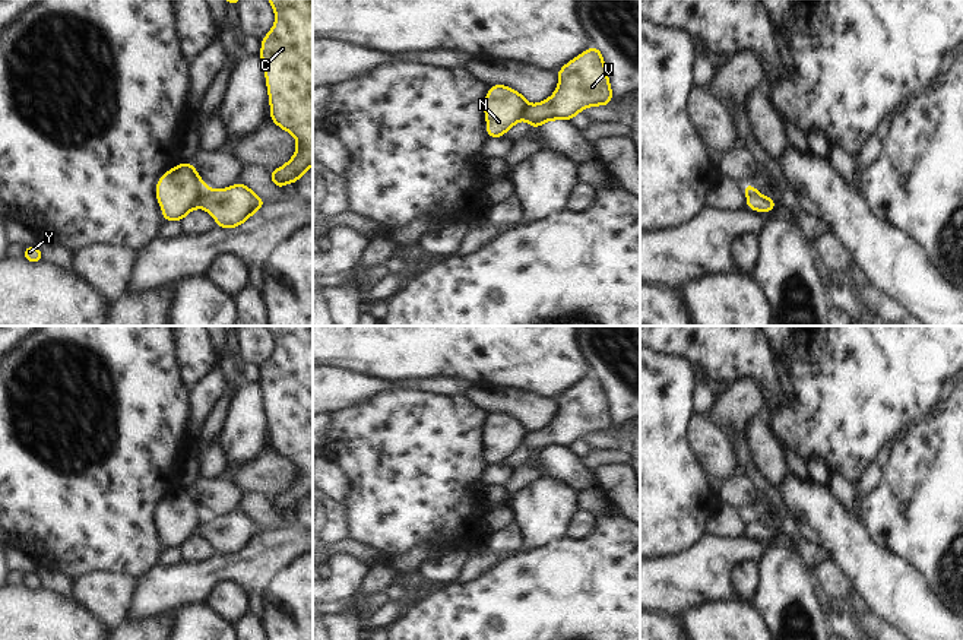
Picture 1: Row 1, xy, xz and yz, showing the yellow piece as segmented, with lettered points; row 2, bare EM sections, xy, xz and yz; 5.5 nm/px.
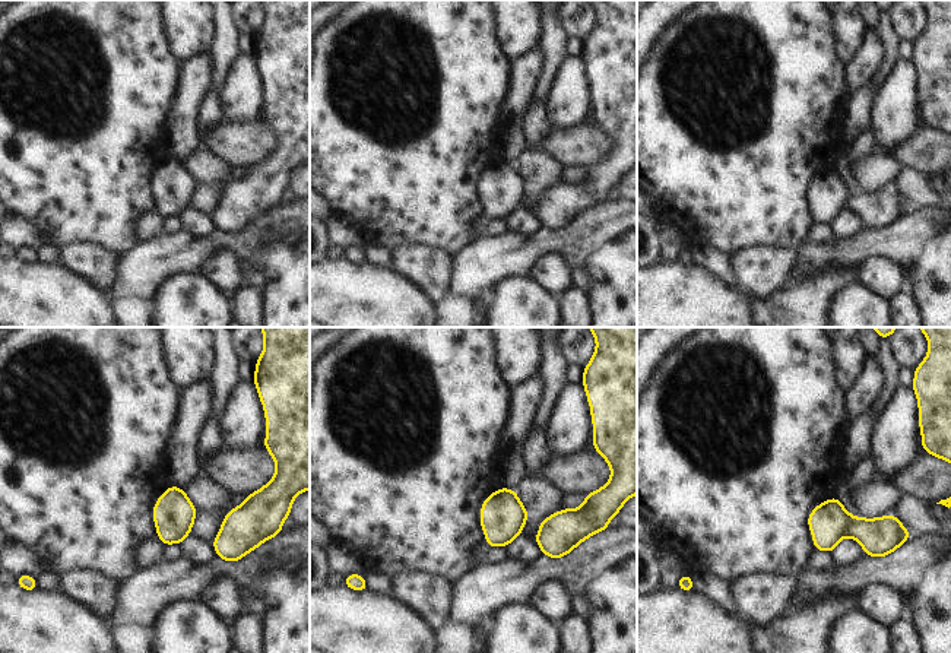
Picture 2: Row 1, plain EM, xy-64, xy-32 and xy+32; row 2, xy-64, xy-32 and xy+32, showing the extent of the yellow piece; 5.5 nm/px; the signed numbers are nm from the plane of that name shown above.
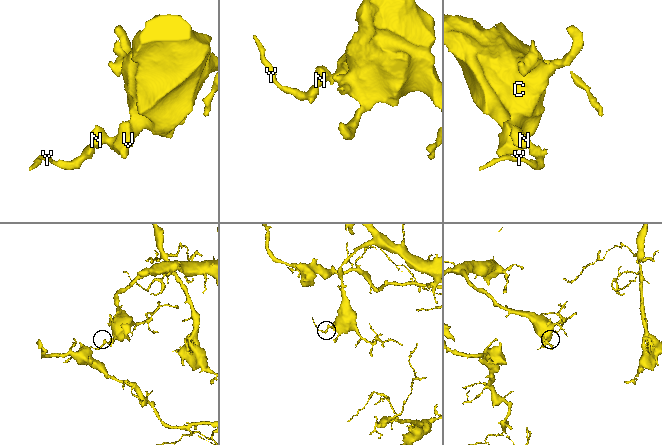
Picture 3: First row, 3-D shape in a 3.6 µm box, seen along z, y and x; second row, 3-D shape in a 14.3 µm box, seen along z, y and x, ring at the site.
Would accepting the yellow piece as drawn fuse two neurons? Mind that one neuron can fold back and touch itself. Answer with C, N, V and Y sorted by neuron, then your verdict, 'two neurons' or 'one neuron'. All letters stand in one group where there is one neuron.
C V / N Y; two neurons

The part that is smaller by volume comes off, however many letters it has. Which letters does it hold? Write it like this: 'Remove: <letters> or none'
Remove: N, Y

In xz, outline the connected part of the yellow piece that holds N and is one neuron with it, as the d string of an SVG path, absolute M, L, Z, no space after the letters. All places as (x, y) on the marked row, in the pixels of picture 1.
M503 85L490 86L484 101L490 139L503 137L510 127L526 118L528 110L529 104L517 91Z

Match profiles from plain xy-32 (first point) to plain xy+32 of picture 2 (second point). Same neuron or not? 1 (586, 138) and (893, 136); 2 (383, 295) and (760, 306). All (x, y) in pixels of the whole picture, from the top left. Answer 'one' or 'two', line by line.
1: two
2: two

